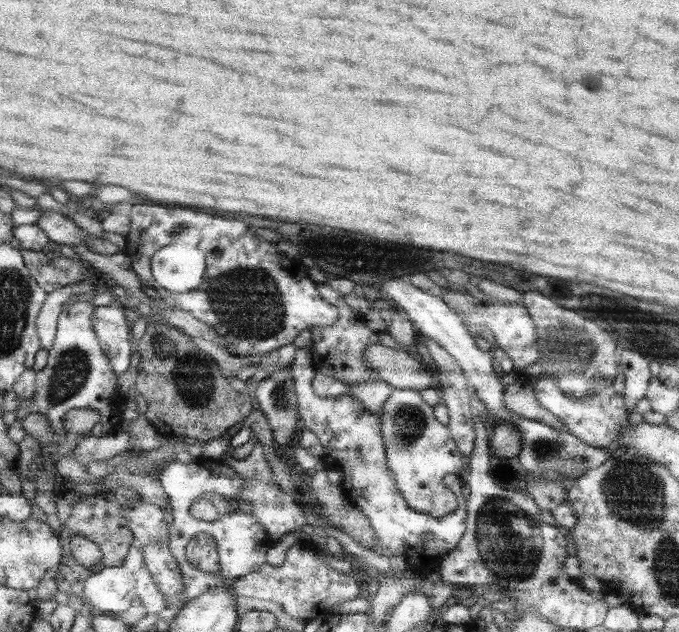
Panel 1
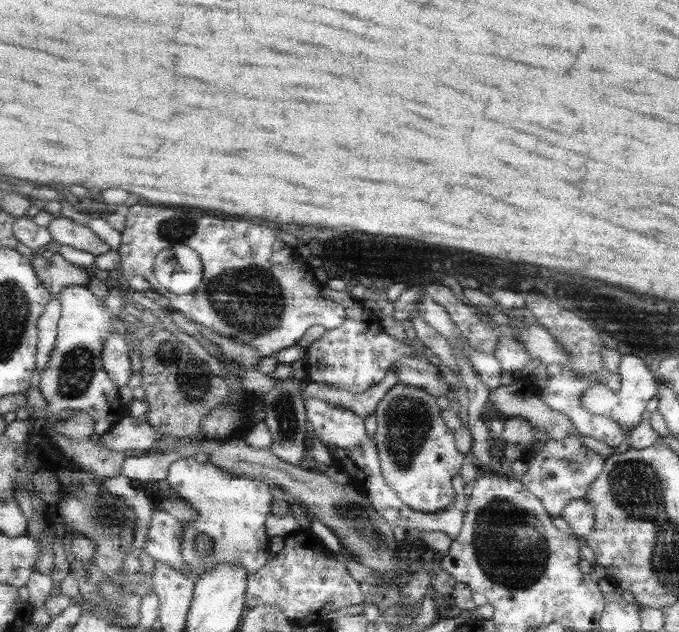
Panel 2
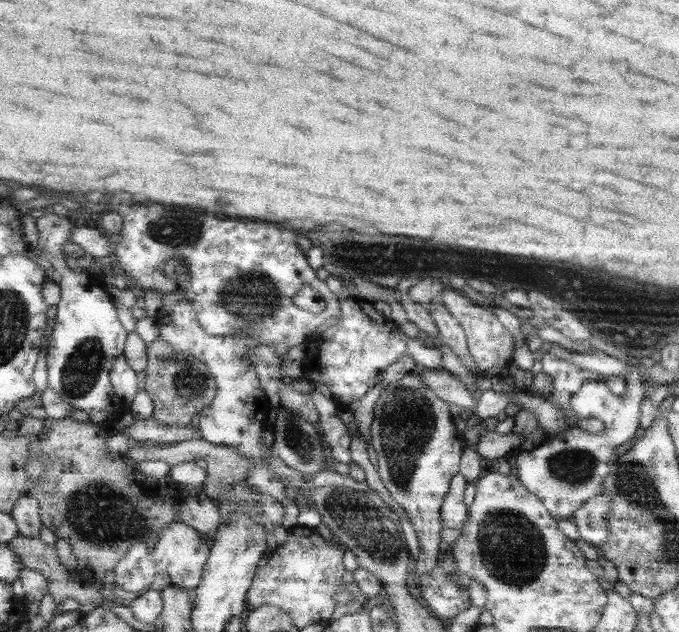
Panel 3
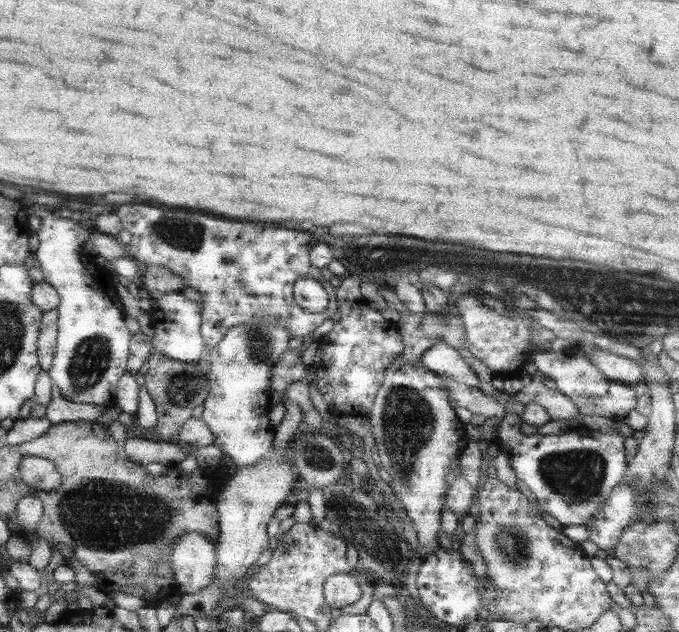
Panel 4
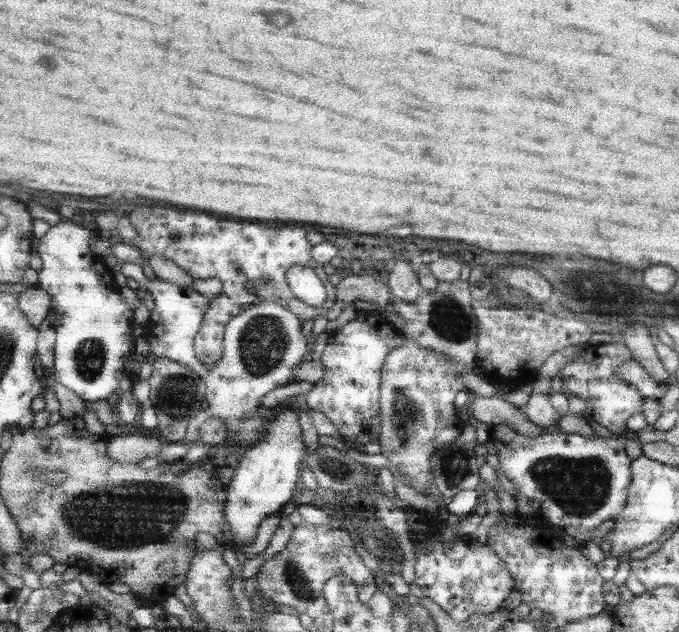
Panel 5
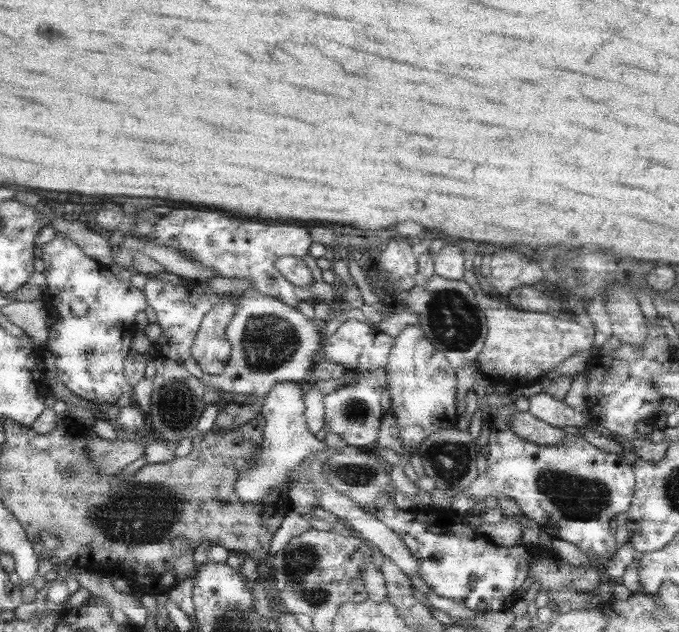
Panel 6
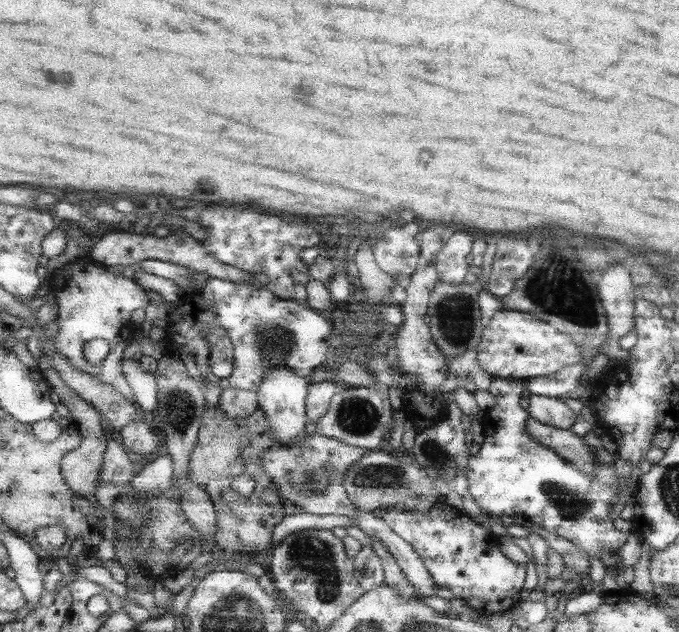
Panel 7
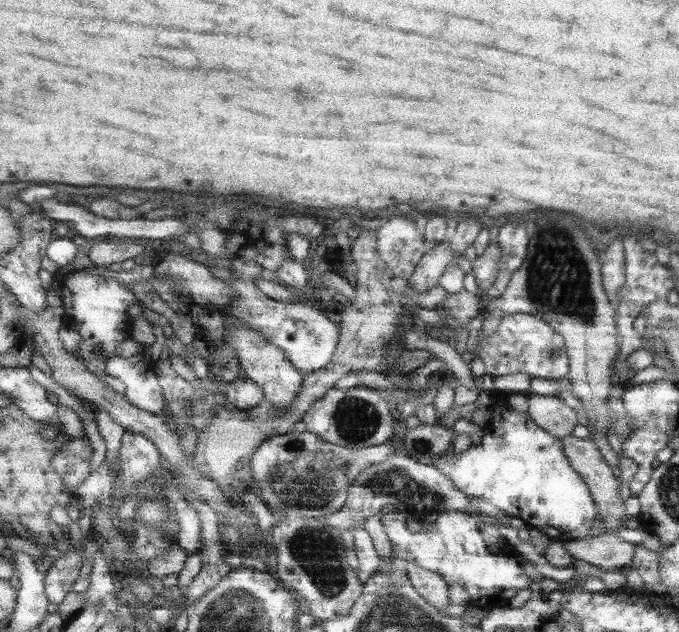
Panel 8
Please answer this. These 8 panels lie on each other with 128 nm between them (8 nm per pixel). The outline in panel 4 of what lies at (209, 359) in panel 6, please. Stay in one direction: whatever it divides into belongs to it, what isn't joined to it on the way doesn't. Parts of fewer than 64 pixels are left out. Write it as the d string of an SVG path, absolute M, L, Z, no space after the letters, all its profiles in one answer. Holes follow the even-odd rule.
M146 204L134 206L122 219L125 230L133 236L127 246L130 257L138 260L145 270L150 266L166 266L182 276L187 287L198 288L204 294L201 334L210 350L224 340L230 328L270 318L288 326L293 338L305 339L341 311L338 291L334 286L330 294L334 308L327 308L320 314L306 311L295 300L300 276L312 276L317 280L326 277L325 270L312 263L314 236L310 232L256 222L218 220L188 210L166 212L158 206Z

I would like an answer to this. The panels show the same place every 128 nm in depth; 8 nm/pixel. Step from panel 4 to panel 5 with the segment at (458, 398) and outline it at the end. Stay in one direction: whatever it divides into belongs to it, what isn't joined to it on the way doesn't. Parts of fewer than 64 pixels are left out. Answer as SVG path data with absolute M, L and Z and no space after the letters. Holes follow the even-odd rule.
M472 395L474 402L467 411L468 415L474 416L478 422L484 422L489 426L504 424L528 438L538 438L542 434L543 427L530 421L522 408L500 398L481 398Z

